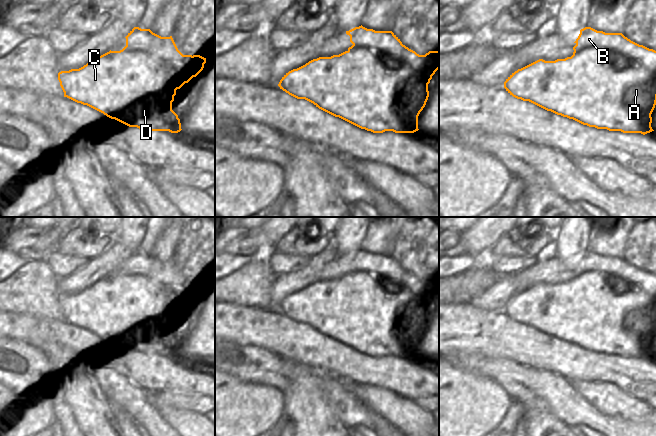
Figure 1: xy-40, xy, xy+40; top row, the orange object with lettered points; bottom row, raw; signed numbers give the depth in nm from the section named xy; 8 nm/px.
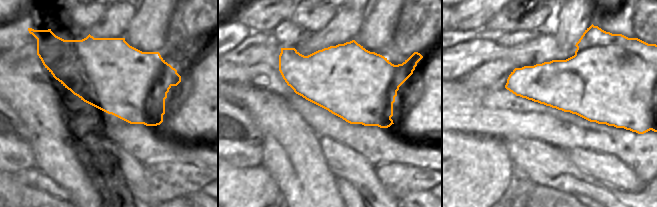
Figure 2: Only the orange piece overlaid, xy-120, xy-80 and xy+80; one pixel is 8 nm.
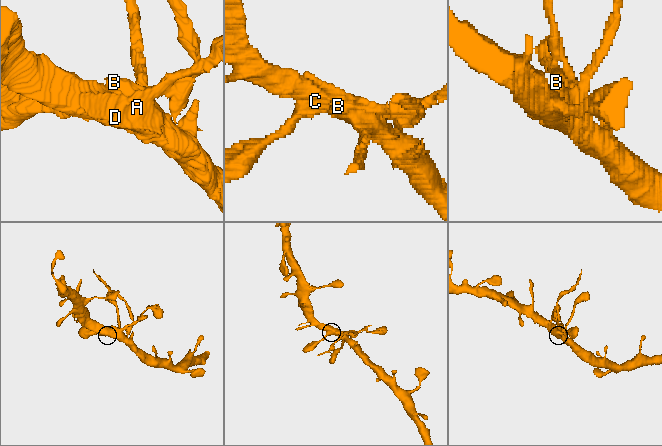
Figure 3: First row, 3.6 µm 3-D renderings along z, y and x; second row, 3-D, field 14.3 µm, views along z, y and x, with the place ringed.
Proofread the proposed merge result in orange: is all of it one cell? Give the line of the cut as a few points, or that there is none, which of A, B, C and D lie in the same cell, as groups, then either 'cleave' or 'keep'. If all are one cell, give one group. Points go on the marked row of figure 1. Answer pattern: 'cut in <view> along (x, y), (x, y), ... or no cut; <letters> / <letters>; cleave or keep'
cut in xy along (348, 50), (414, 54), (421, 60), (421, 66), (432, 75); A C D / B; cleave

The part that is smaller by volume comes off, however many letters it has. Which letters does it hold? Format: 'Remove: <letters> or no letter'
Remove: B

